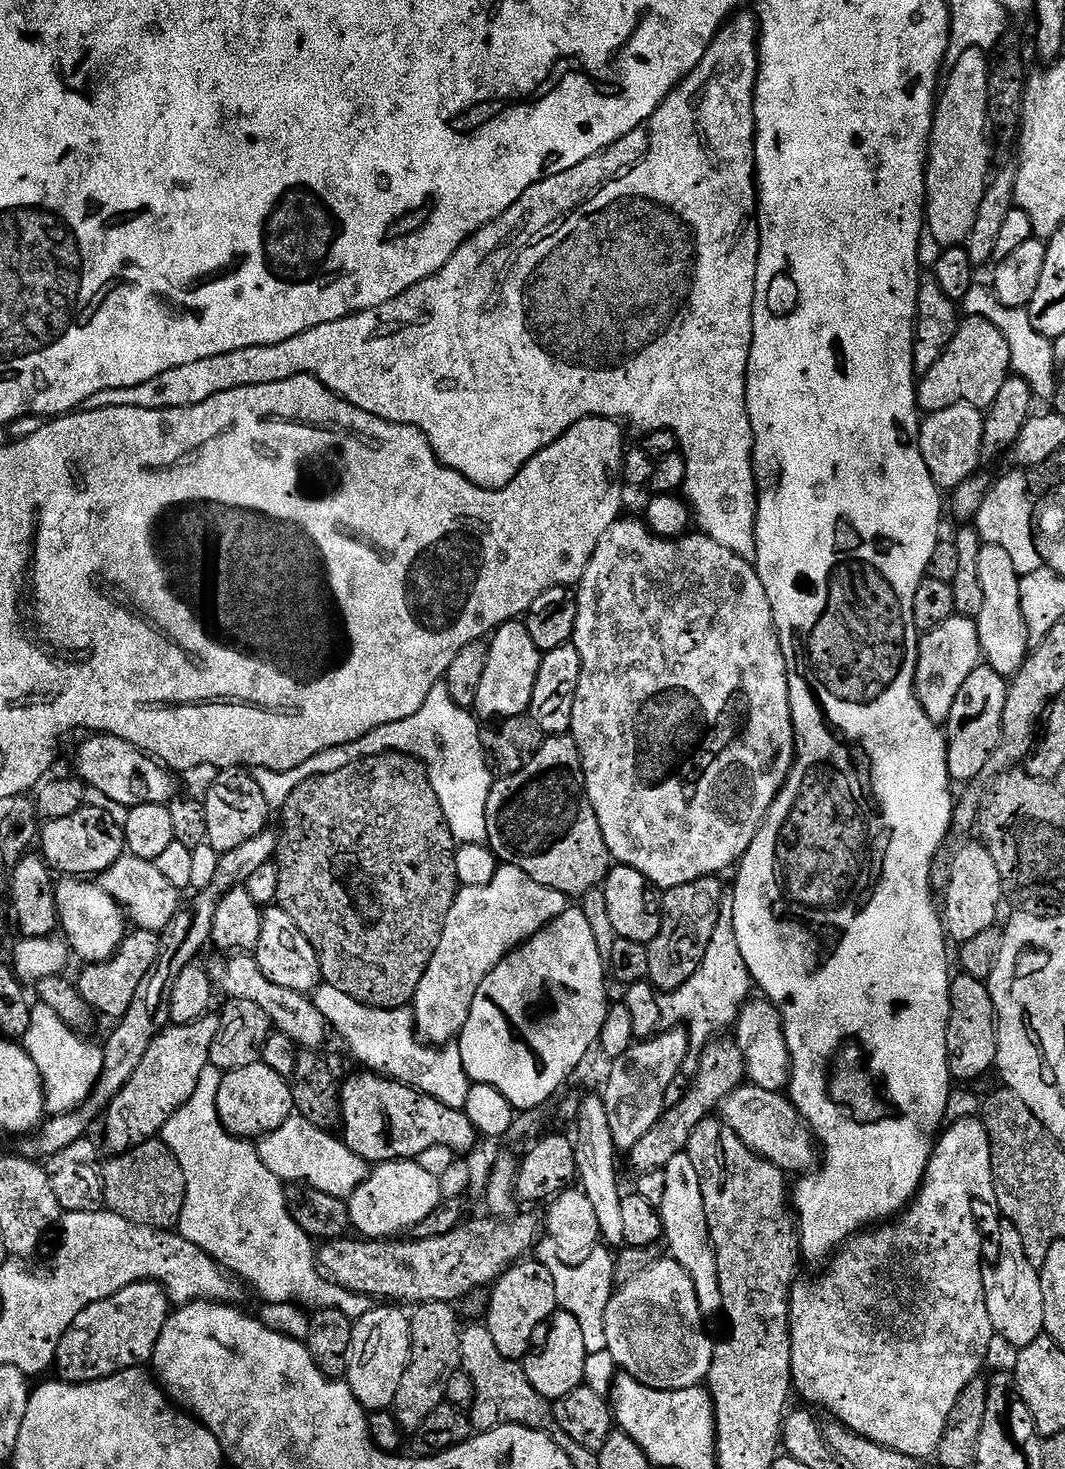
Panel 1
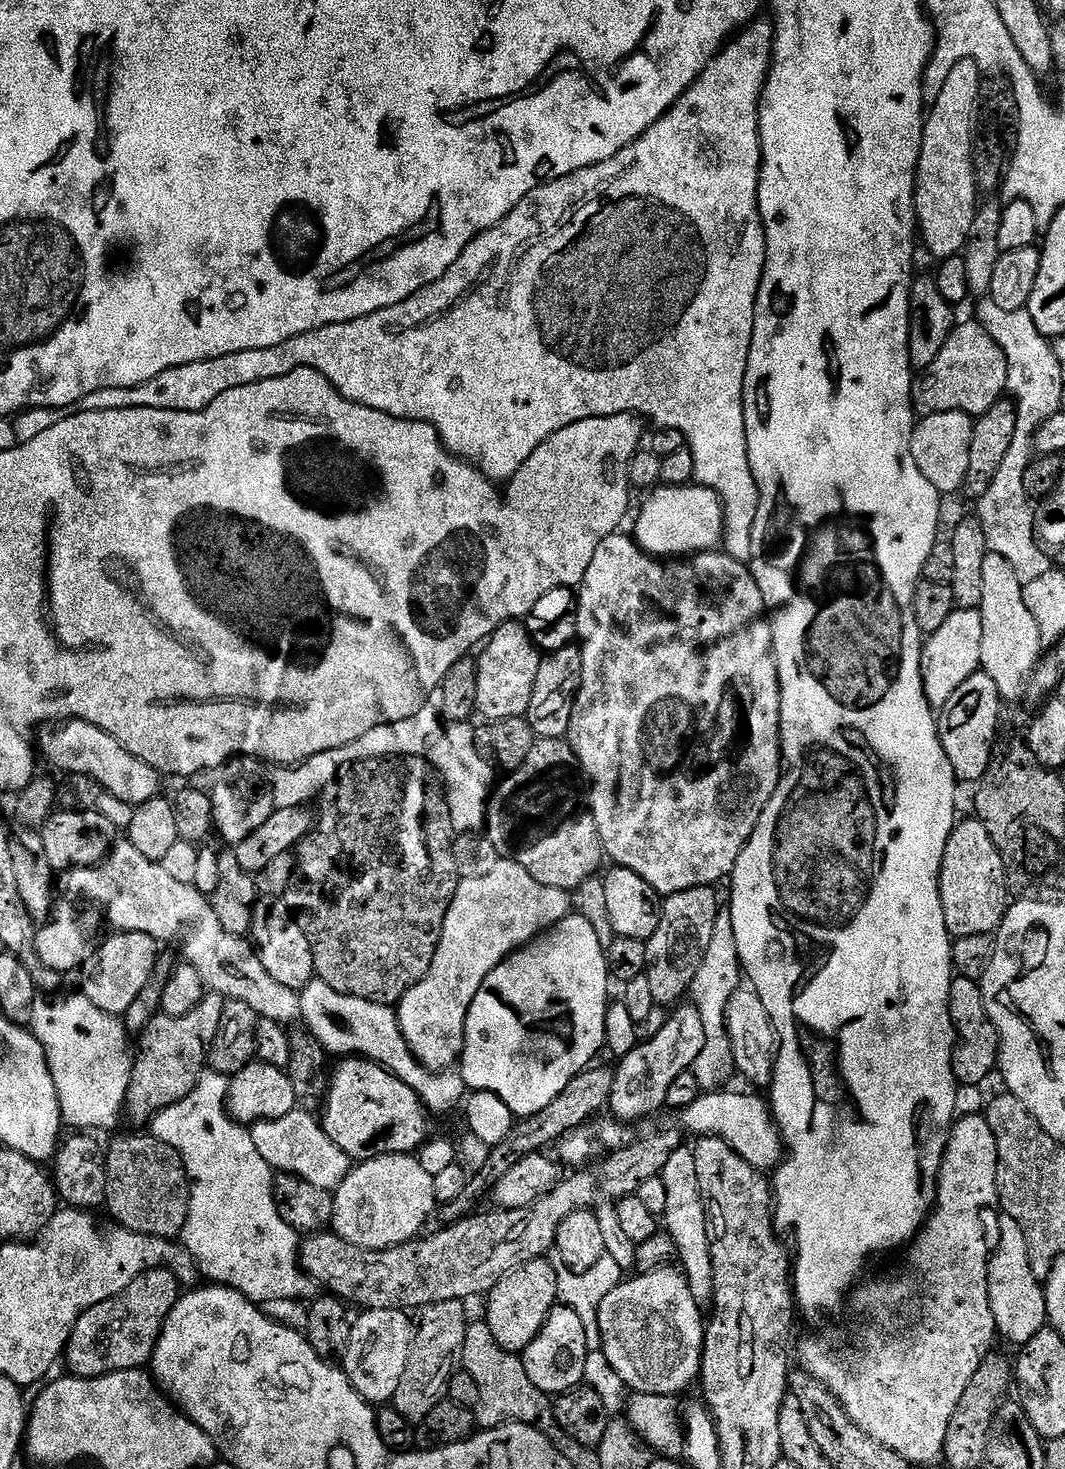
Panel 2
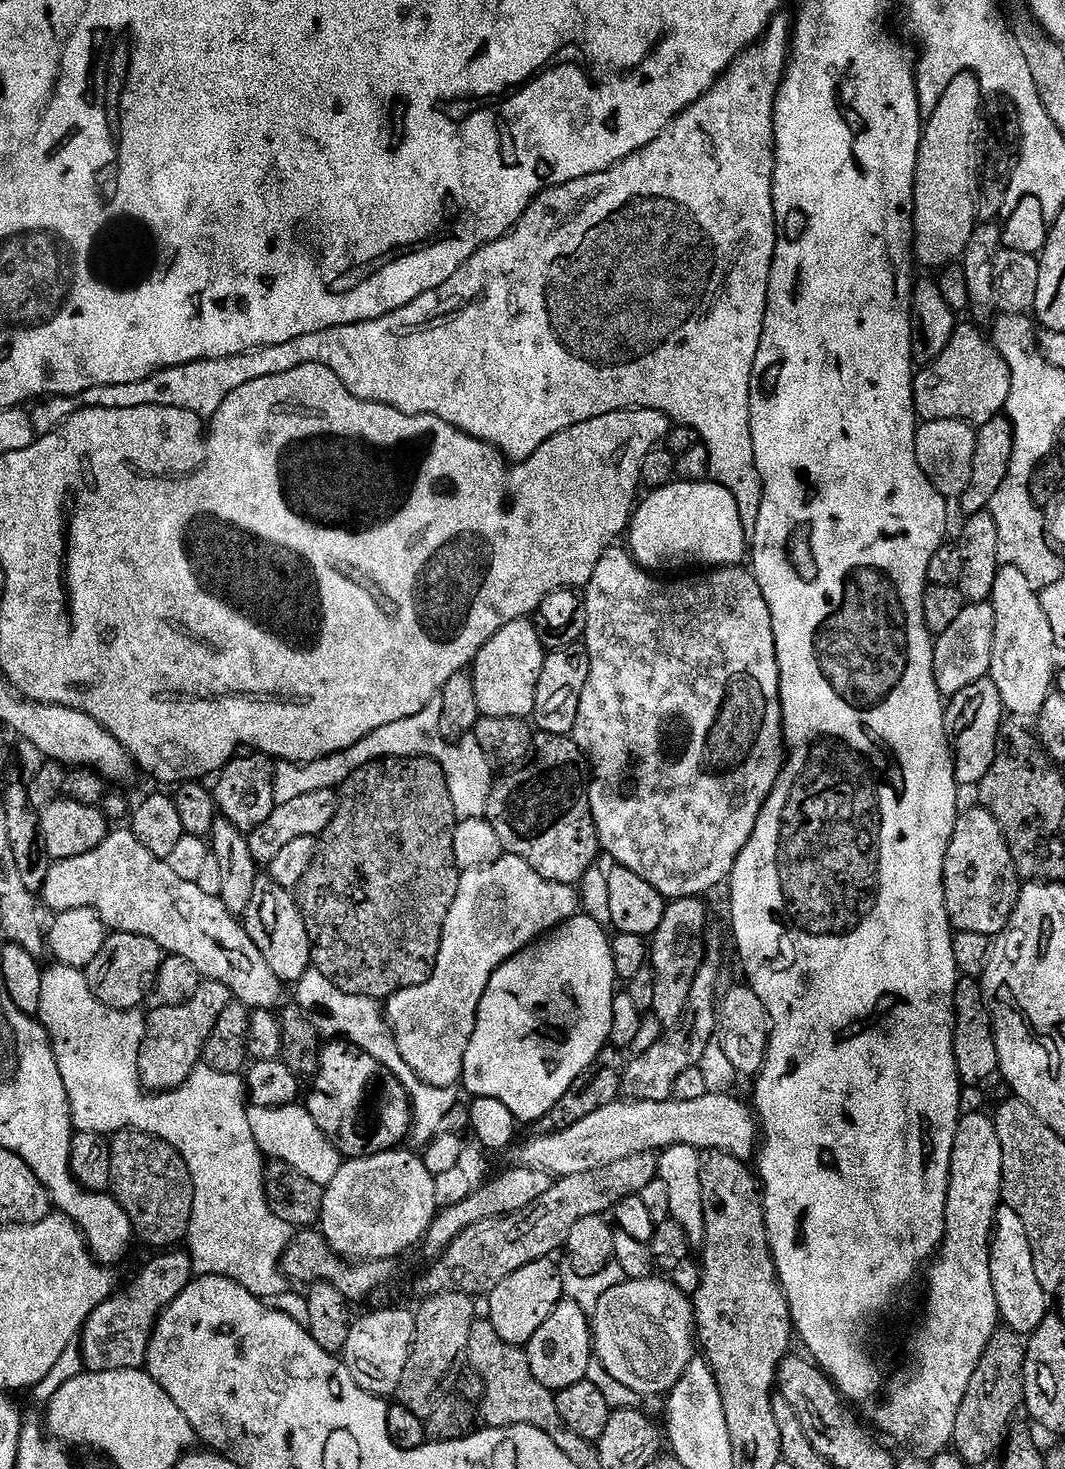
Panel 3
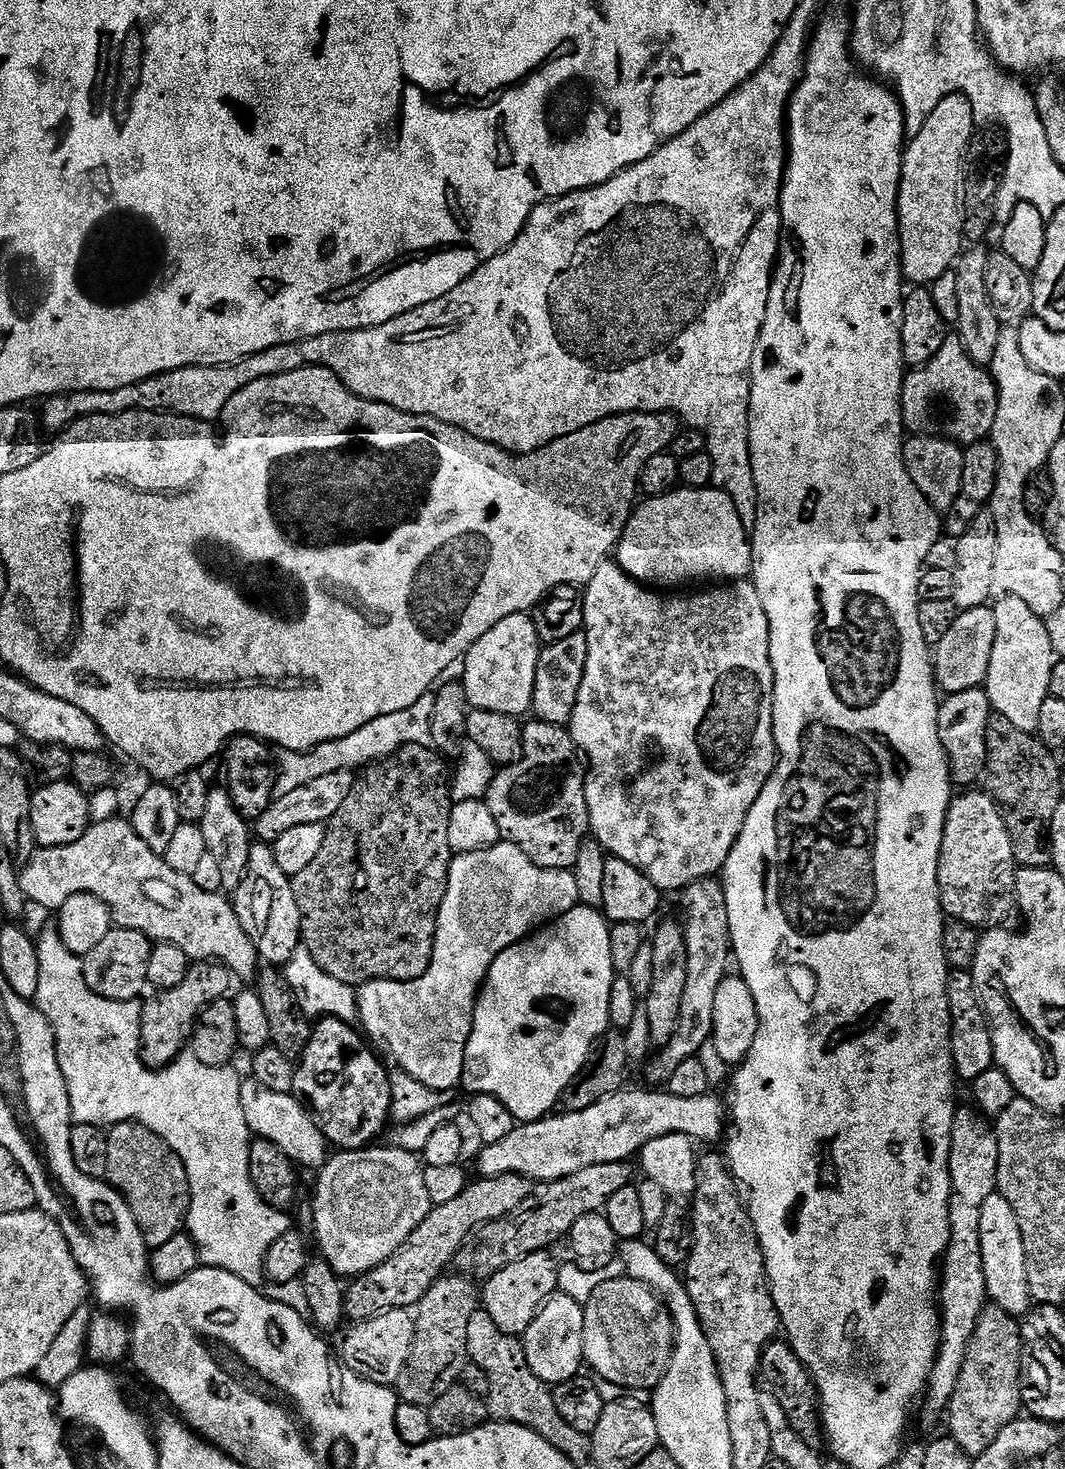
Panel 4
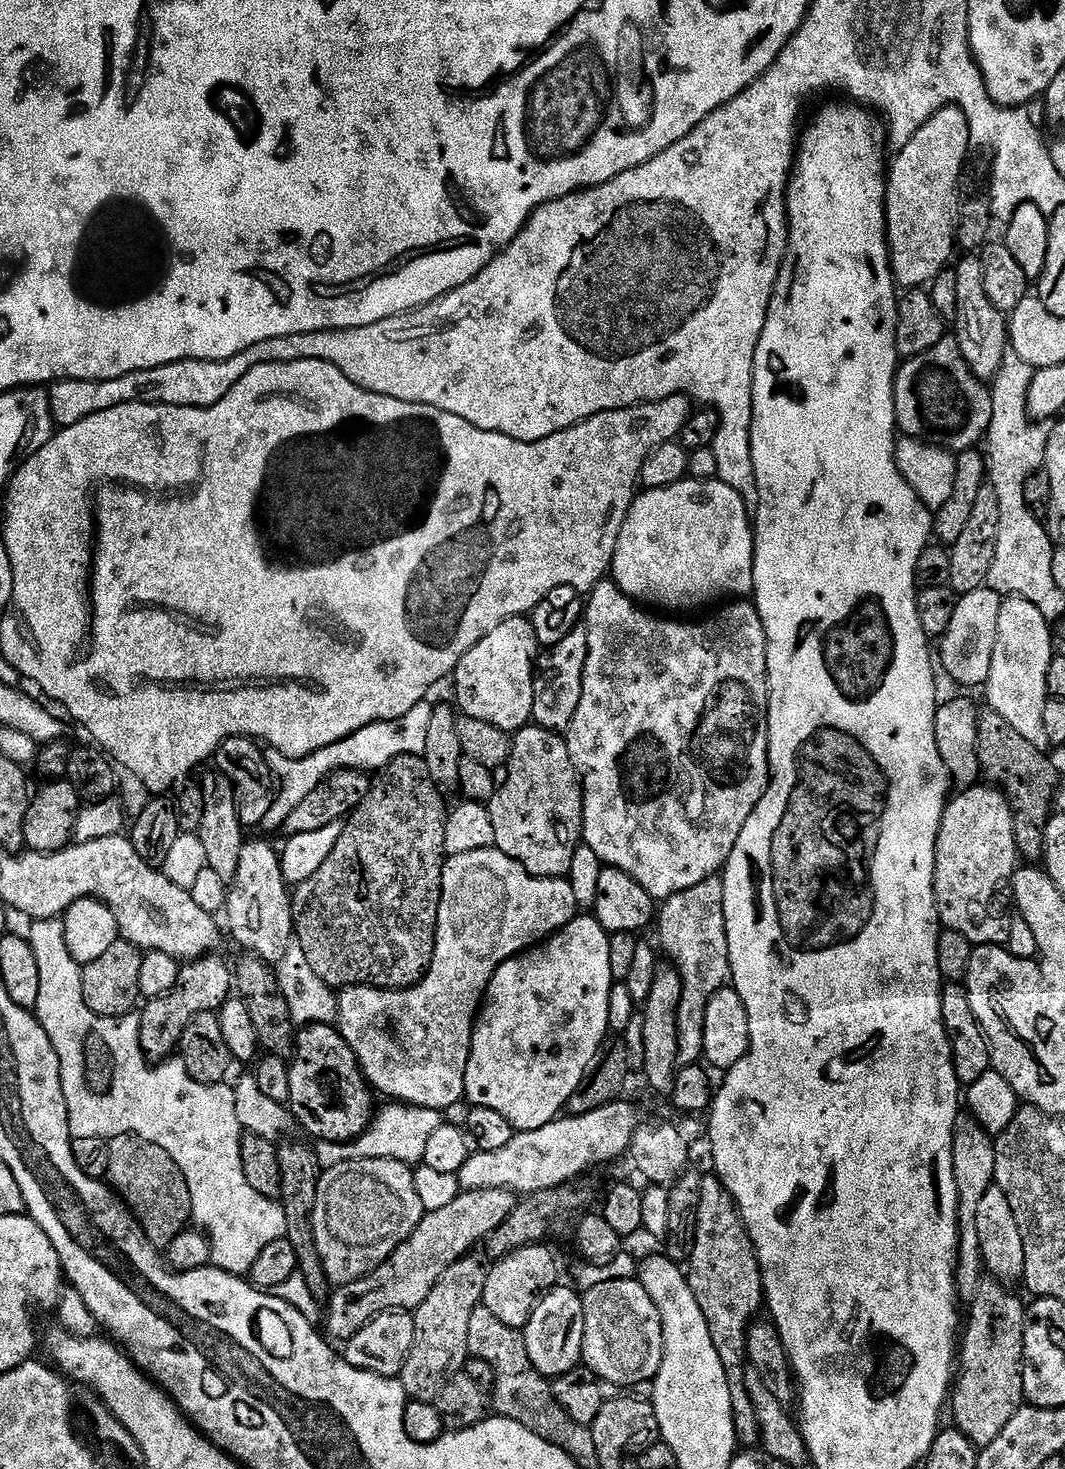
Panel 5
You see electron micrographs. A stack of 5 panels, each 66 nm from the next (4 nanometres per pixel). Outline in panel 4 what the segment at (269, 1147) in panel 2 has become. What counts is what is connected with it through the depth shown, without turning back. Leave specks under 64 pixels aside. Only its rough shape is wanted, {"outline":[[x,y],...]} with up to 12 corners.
{"outline":[[241,1083],[253,1137],[301,1169],[320,1170],[330,1145],[295,1096]]}

